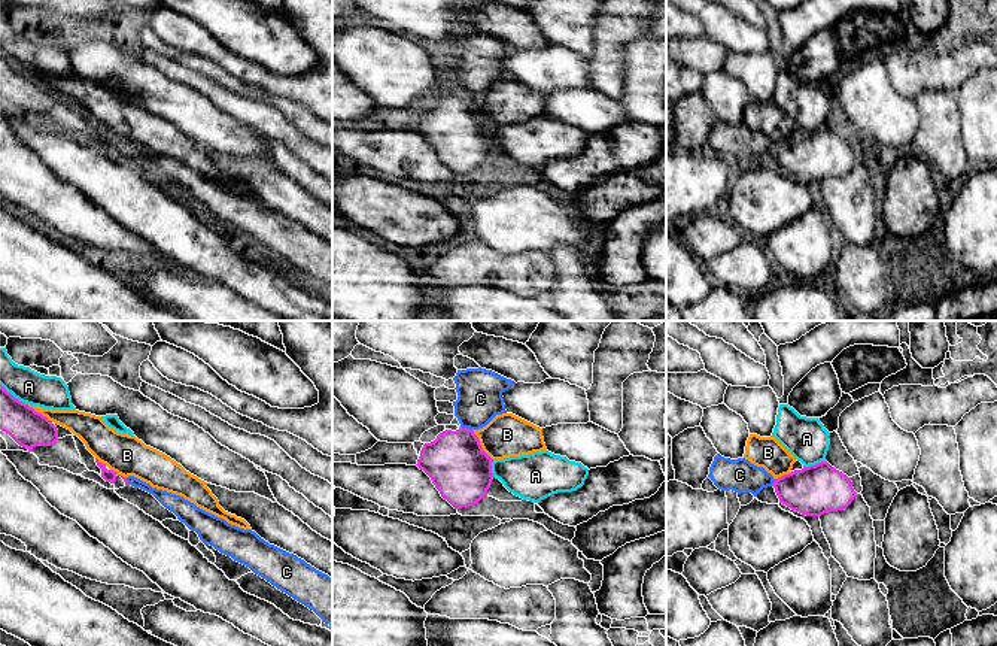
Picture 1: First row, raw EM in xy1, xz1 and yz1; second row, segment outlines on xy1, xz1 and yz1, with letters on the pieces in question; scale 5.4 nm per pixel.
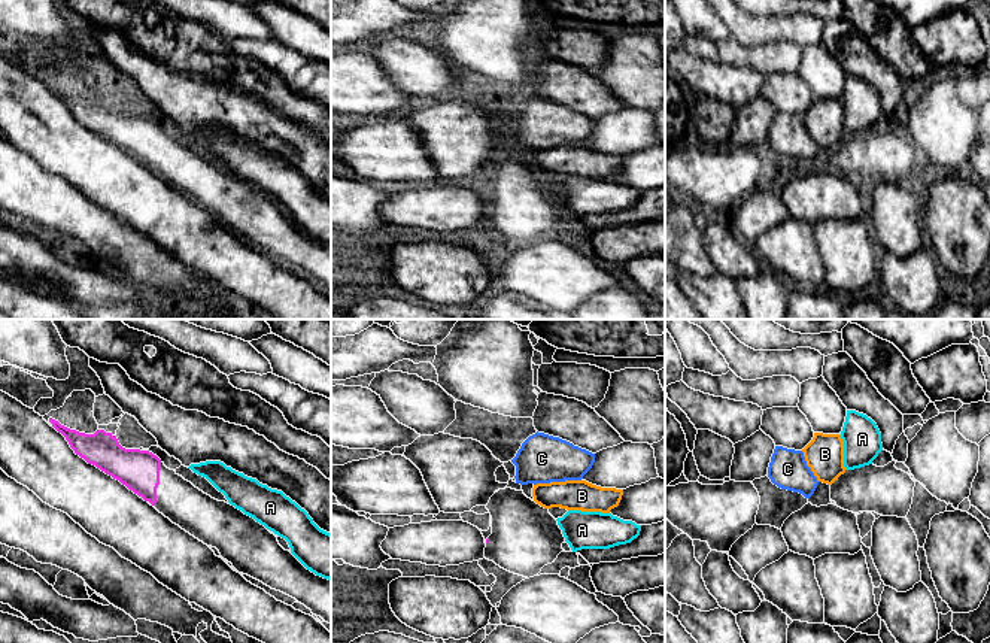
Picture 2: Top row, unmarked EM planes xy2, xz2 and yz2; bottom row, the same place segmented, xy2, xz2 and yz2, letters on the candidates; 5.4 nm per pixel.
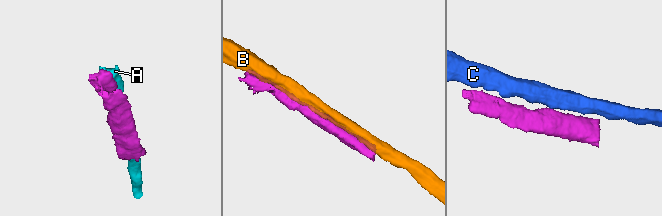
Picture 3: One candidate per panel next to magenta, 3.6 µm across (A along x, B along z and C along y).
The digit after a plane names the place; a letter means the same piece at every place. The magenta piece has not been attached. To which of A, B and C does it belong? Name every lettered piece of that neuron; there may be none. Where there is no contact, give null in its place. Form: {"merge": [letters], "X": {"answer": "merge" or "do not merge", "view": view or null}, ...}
{"merge": [], "A": {"answer": "do not merge", "view": "yz1"}, "B": {"answer": "do not merge", "view": "xz1"}, "C": {"answer": "do not merge", "view": "xz1"}}

